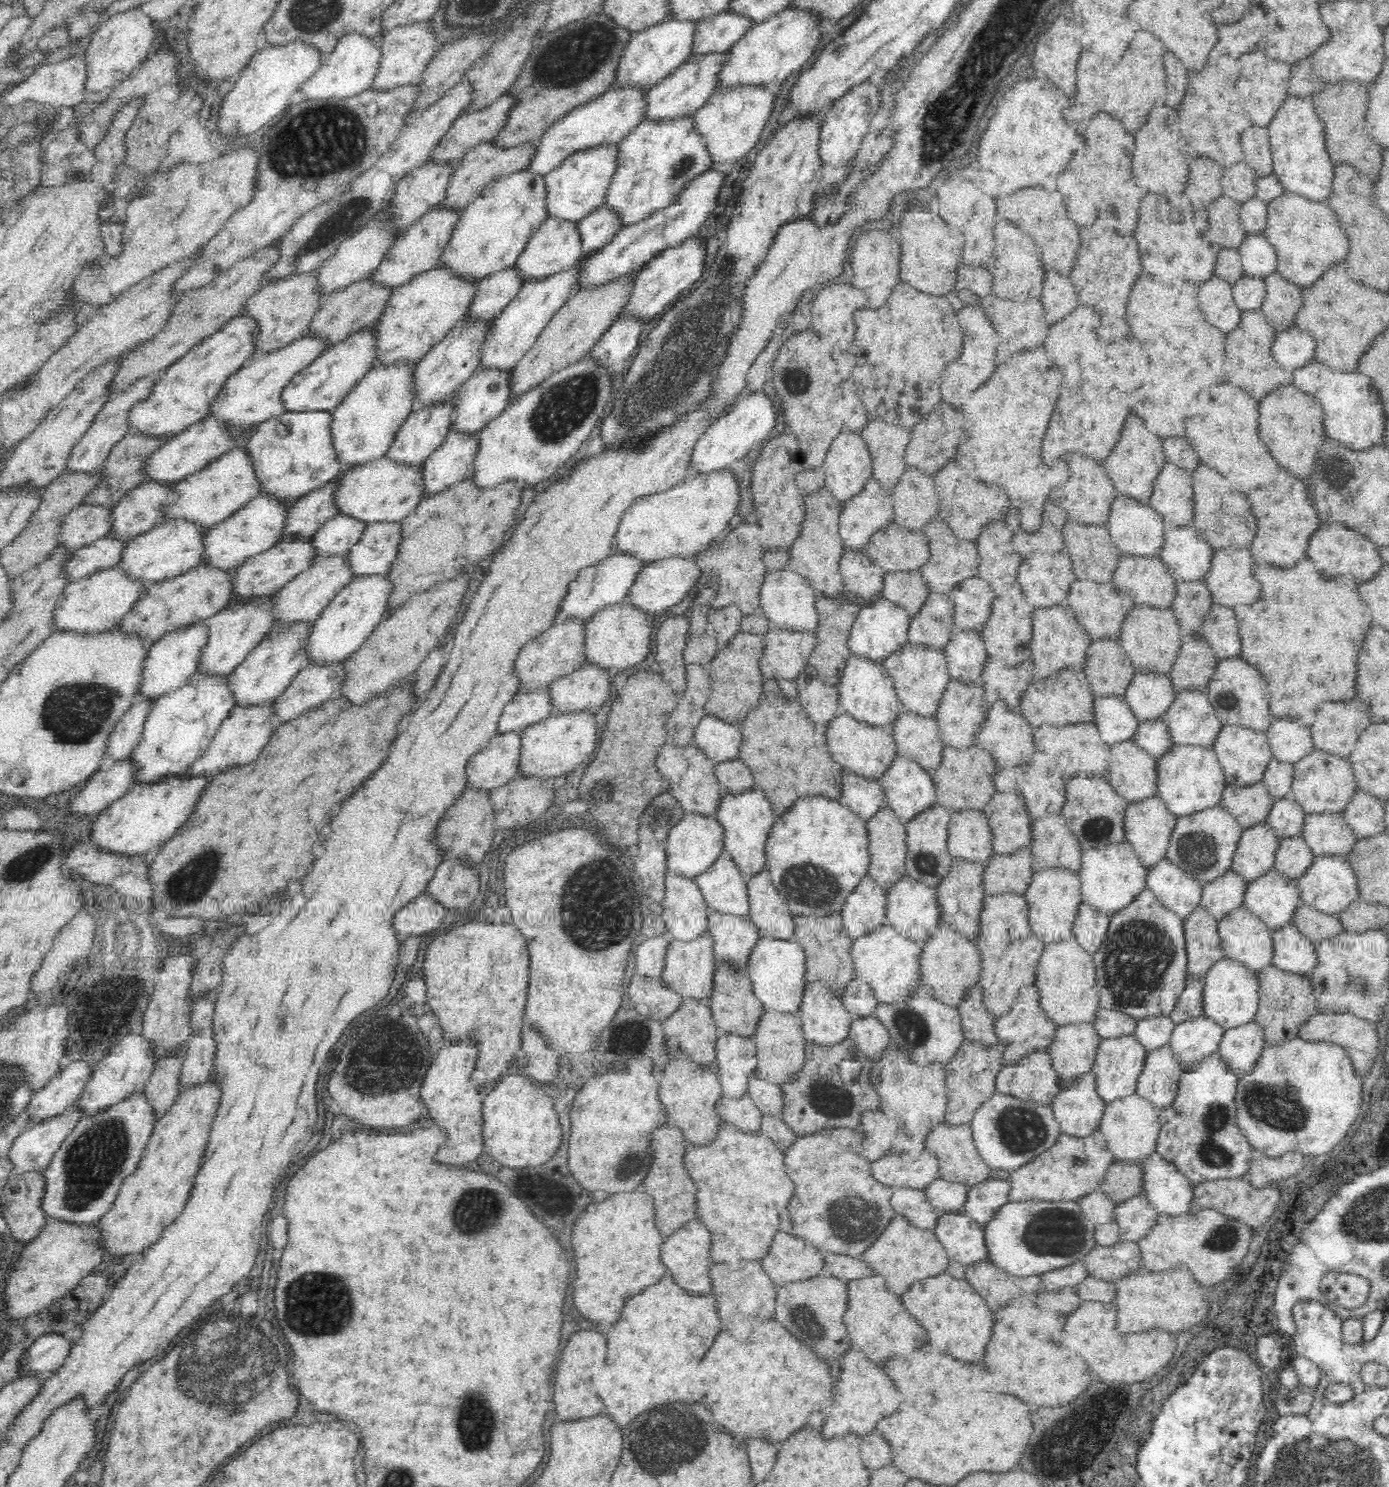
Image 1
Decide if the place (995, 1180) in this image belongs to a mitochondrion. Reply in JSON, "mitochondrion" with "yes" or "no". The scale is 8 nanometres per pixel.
{"mitochondrion":"no"}

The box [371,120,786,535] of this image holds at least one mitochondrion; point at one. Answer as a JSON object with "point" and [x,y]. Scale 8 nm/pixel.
{"point":[691,340]}

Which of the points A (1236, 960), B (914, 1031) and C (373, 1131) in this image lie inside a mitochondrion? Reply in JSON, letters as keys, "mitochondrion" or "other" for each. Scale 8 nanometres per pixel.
{"A":"other","B":"mitochondrion","C":"other"}

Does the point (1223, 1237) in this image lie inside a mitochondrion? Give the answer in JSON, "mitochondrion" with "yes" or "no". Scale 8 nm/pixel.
{"mitochondrion":"yes"}

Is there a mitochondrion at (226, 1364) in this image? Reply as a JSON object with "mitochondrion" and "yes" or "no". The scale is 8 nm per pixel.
{"mitochondrion":"yes"}

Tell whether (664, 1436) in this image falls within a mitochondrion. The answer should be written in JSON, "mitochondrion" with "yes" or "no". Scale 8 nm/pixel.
{"mitochondrion":"yes"}

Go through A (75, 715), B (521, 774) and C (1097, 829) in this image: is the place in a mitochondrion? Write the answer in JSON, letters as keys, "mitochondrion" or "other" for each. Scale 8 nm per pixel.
{"A":"mitochondrion","B":"other","C":"mitochondrion"}

